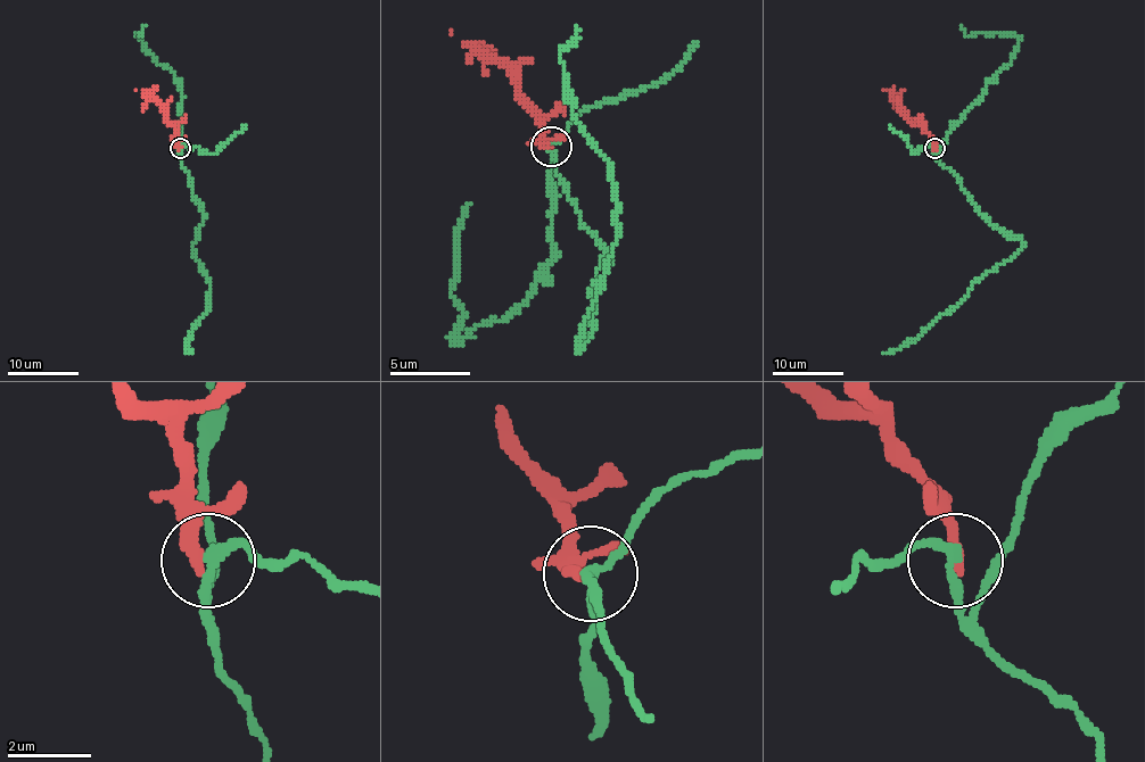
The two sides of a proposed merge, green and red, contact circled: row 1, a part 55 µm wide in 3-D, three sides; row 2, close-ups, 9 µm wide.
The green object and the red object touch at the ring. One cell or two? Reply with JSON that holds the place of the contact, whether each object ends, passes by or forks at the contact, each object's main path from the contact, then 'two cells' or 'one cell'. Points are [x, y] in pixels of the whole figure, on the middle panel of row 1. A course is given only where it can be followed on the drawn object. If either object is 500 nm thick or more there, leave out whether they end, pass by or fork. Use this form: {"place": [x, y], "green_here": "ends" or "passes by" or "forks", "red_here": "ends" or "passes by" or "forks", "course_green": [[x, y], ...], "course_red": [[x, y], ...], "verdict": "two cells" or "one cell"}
{"place": [551, 146], "green_here": "passes by", "red_here": "ends", "course_green": [[552, 147], [604, 253], [581, 349], [620, 228], [617, 183], [560, 63], [576, 26]], "course_red": [[552, 147], [544, 139], [519, 82], [451, 30]], "verdict": "two cells"}

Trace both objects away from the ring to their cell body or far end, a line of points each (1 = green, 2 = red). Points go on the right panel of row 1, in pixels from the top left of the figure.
1: (936, 148), (936, 156), (981, 215), (1021, 238), (1024, 247), (987, 271), (969, 293), (912, 340), (882, 354)
2: (936, 148), (932, 135), (889, 90), (883, 90)

